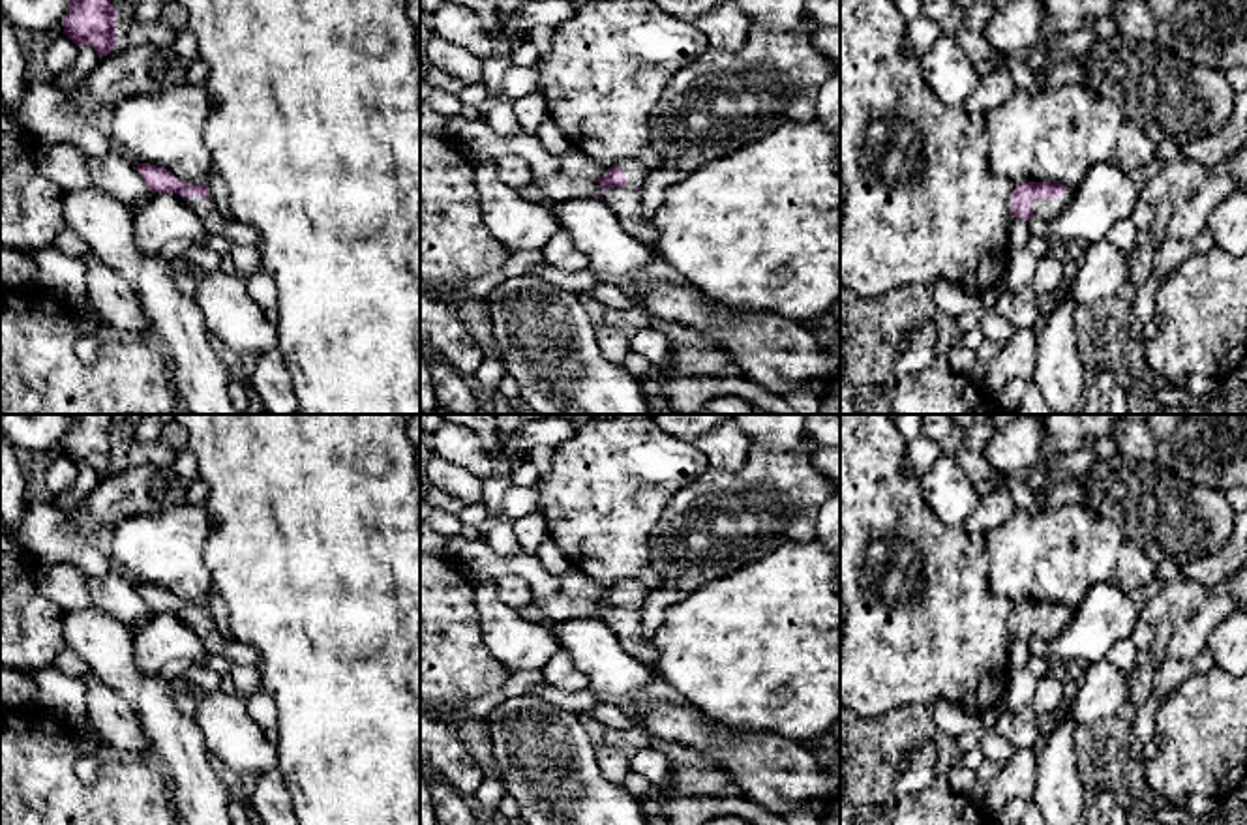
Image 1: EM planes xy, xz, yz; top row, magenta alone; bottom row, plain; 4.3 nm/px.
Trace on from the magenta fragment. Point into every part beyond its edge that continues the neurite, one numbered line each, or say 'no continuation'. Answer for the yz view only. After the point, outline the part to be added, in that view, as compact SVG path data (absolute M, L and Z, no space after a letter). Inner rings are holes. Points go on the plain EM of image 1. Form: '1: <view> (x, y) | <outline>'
1: yz (1047, 629) | M1067 609L1067 613L1058 619L1037 619L1033 622L1035 638L1041 638L1043 641L1050 643L1056 636L1065 632L1067 622L1073 617L1073 613L1074 609Z

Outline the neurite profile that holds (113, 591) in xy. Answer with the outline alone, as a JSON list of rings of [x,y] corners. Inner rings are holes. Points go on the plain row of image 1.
[[[122,572],[86,576],[88,602],[101,606],[128,626],[148,613],[148,606],[137,591],[137,583]]]

